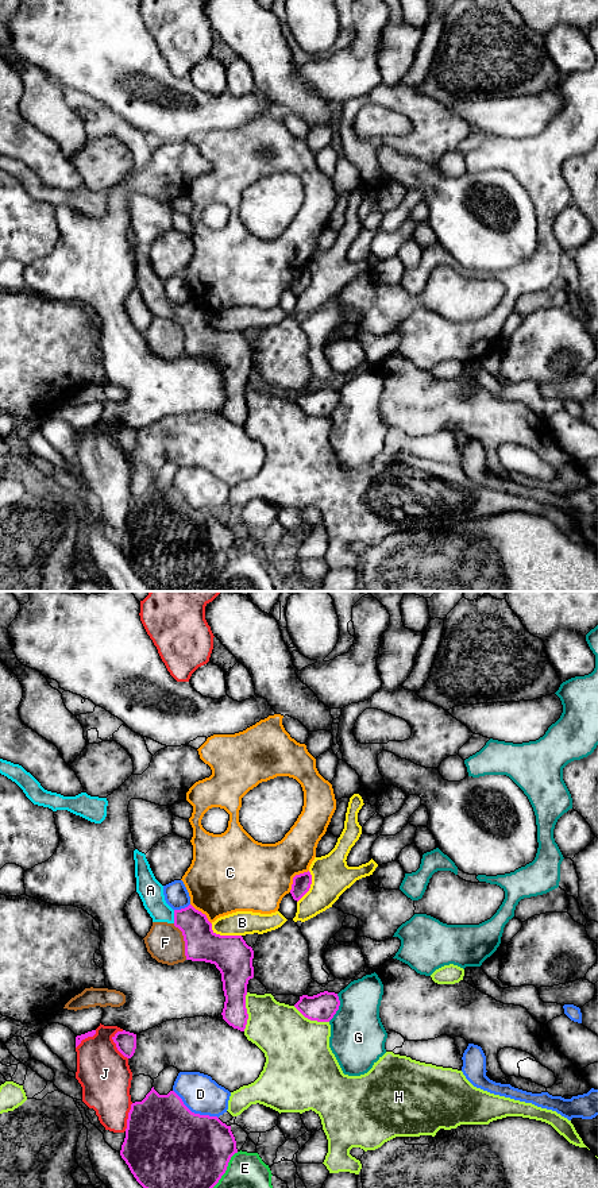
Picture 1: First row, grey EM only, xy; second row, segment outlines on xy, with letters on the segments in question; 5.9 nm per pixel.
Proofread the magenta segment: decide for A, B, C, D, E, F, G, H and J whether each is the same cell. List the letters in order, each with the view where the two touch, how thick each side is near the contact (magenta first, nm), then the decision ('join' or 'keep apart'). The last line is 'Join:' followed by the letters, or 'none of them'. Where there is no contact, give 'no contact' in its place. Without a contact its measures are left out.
A: contact in xy; calibres 200 and 150 nm; join
B: contact in xy; calibres 220 and 140 nm; keep apart
C: contact in xy; calibres 110 and 420 nm; keep apart
D: contact in xy; calibres 500 and 220 nm; keep apart
E: contact in xy; calibres 500 and 340 nm; keep apart
F: contact in xy; calibres 200 and 220 nm; keep apart
G: contact in xy; calibres 170 and 320 nm; keep apart
H: contact in xy; calibres 180 and 320 nm; keep apart
J: contact in xy; calibres 130 and 300 nm; keep apart
Join: A

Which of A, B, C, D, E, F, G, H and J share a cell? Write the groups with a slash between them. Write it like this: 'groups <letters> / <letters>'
groups A / B / C / D / E / F / G / H / J

